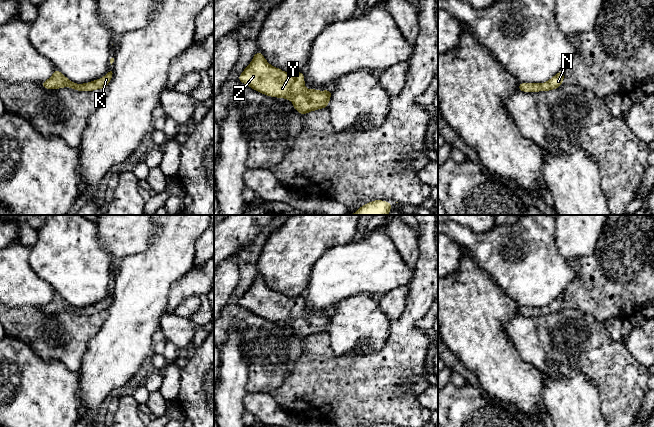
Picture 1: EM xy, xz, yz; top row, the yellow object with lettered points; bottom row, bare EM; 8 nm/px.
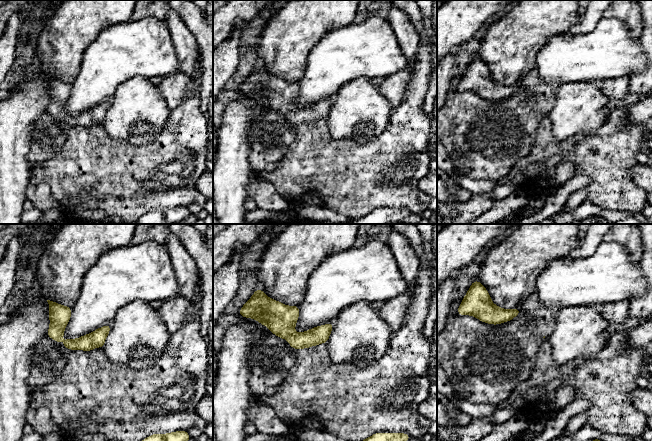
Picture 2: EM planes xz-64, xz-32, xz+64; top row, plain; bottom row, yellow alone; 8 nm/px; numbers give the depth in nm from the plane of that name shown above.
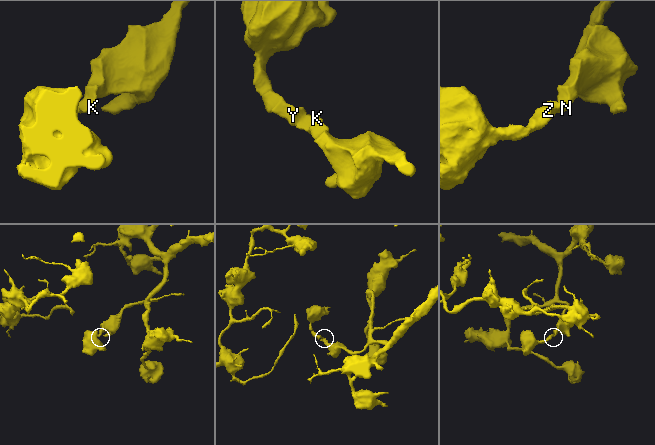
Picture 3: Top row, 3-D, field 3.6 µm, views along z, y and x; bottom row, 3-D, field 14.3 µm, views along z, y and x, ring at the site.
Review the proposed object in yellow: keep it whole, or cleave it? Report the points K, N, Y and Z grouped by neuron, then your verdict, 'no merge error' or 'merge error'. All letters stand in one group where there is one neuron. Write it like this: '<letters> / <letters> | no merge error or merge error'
K N Y Z | no merge error

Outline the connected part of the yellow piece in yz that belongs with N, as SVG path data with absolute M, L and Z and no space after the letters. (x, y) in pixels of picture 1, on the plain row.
M559 295L554 301L545 307L520 307L518 312L522 316L539 316L539 315L549 315L560 311L563 308L564 296Z

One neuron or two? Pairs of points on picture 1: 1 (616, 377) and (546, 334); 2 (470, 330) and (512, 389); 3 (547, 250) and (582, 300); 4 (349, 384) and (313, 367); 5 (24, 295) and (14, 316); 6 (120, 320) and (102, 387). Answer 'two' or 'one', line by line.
1: one
2: one
3: two
4: one
5: two
6: one

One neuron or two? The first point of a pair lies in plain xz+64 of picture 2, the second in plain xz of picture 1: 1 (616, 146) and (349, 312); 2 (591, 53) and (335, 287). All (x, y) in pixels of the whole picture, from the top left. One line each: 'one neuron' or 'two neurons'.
1: two neurons
2: one neuron

